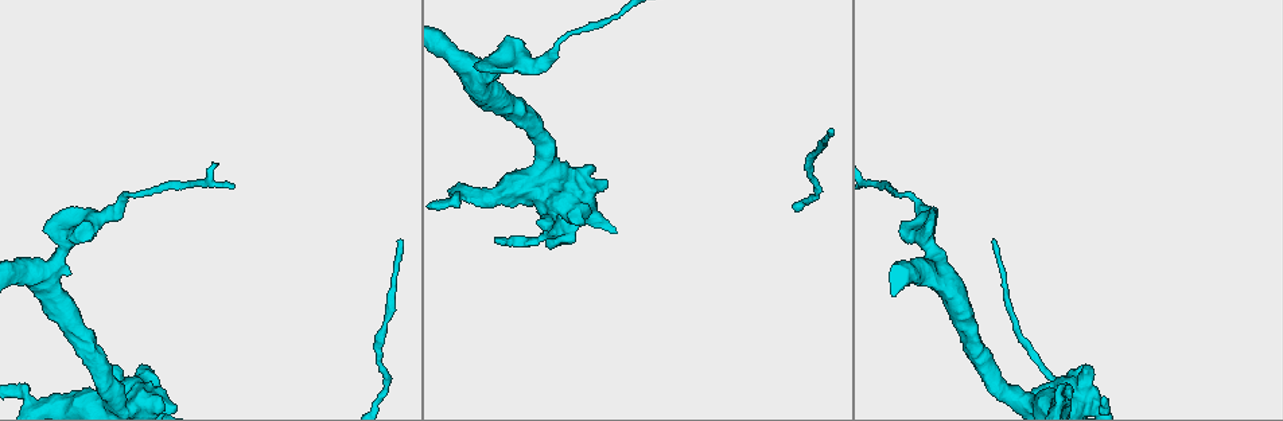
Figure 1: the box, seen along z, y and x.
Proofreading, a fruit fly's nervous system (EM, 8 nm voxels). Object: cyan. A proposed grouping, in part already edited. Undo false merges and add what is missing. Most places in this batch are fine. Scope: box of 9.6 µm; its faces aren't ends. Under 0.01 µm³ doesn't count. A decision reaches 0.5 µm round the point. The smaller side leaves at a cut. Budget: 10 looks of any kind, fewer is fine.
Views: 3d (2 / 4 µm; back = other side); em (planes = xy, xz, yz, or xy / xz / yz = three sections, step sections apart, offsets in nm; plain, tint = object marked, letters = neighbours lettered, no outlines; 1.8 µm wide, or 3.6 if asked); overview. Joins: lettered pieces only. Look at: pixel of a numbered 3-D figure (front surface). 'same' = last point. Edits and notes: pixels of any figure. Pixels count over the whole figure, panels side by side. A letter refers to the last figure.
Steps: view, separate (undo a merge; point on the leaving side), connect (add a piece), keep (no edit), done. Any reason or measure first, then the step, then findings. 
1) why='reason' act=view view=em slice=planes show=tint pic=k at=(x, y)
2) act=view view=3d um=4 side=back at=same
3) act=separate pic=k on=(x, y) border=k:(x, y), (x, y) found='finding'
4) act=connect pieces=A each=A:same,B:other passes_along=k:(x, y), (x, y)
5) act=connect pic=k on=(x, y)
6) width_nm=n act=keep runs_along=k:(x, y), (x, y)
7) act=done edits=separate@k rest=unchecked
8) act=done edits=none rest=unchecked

why='an open end' act=view view=em slice=planes show=tint pic=1 at=(150, 368)

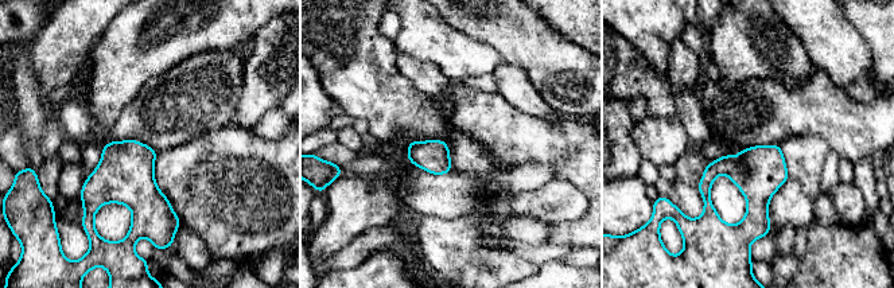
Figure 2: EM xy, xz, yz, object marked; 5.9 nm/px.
act=view view=em slice=planes show=letters at=same

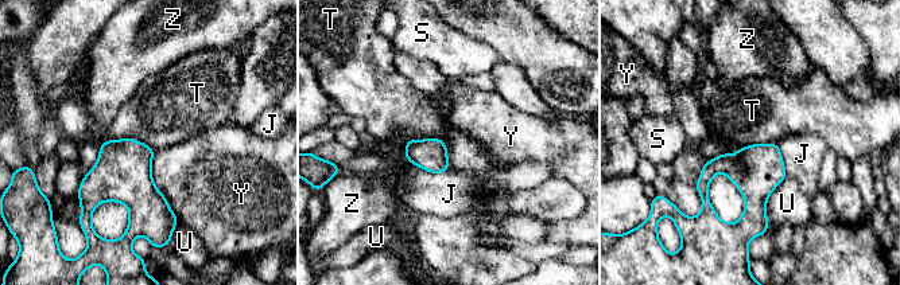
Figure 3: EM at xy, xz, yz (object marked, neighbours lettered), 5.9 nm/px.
longest_contact=Y:460nm act=keep each=J:other,S:other,T:other,U:other,Y:other,Z:other found='no lettered piece goes on from it'

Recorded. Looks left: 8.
why='an open end' act=view view=em slice=planes show=letters pic=1 at=(1101, 399)

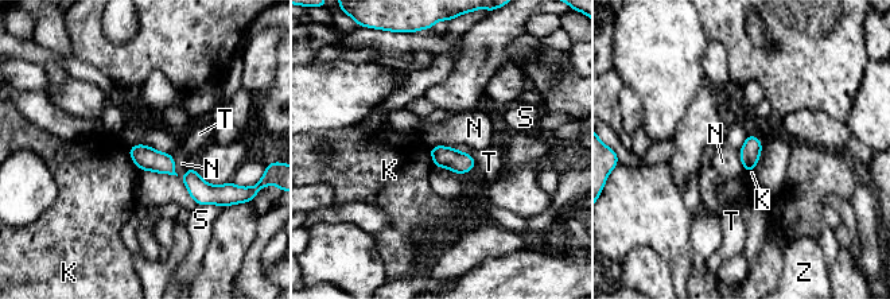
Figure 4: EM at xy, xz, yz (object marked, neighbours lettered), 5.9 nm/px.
width_nm=120 act=keep each=K:other,N:other,S:other,T:other,Z:other border=4:(439, 144), (467, 152), (475, 166) found='none of them fits'

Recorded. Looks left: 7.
act=view view=em slice=planes show=letters pic=1 at=(400, 239)

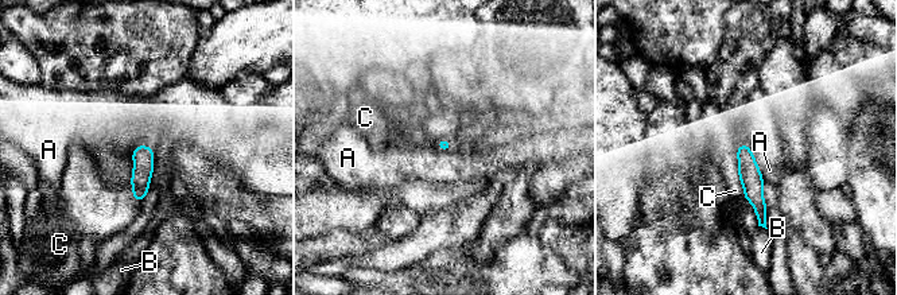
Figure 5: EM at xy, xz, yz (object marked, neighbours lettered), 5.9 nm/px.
act=keep each=A:other,B:other,C:other border=5:(756, 163), (765, 181) found='no lettered piece goes on from it'

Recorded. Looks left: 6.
why='branch point' act=view view=em slice=planes show=plain pic=1 at=(75, 236)

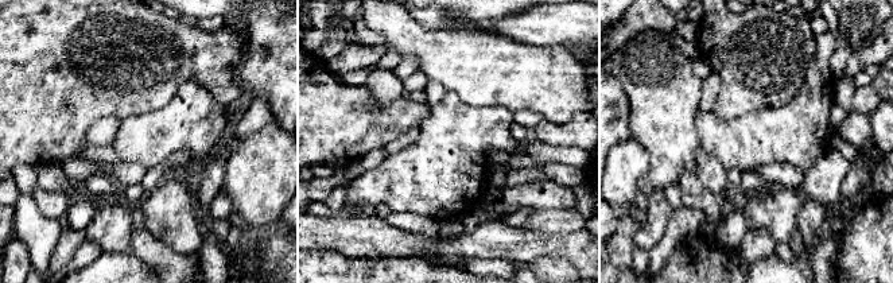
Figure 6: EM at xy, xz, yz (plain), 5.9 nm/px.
act=view view=em slice=planes show=tint at=same

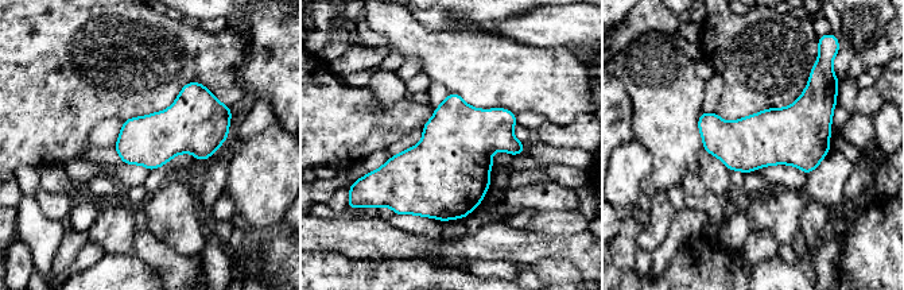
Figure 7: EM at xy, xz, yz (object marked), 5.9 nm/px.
act=view view=em slice=planes show=letters at=same

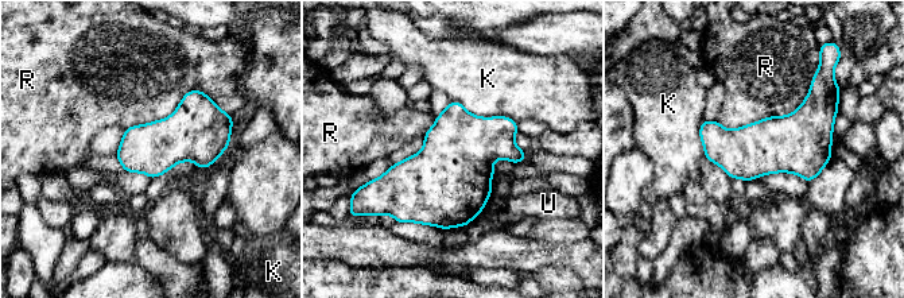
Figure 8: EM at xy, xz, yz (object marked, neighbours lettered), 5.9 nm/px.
longest_contact=R:650nm act=keep each=K:other,R:other,U:other border=8:(233, 116), (191, 89), (124, 130) found='all the same neuron'

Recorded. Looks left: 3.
act=done edits=none rest=unchecked

